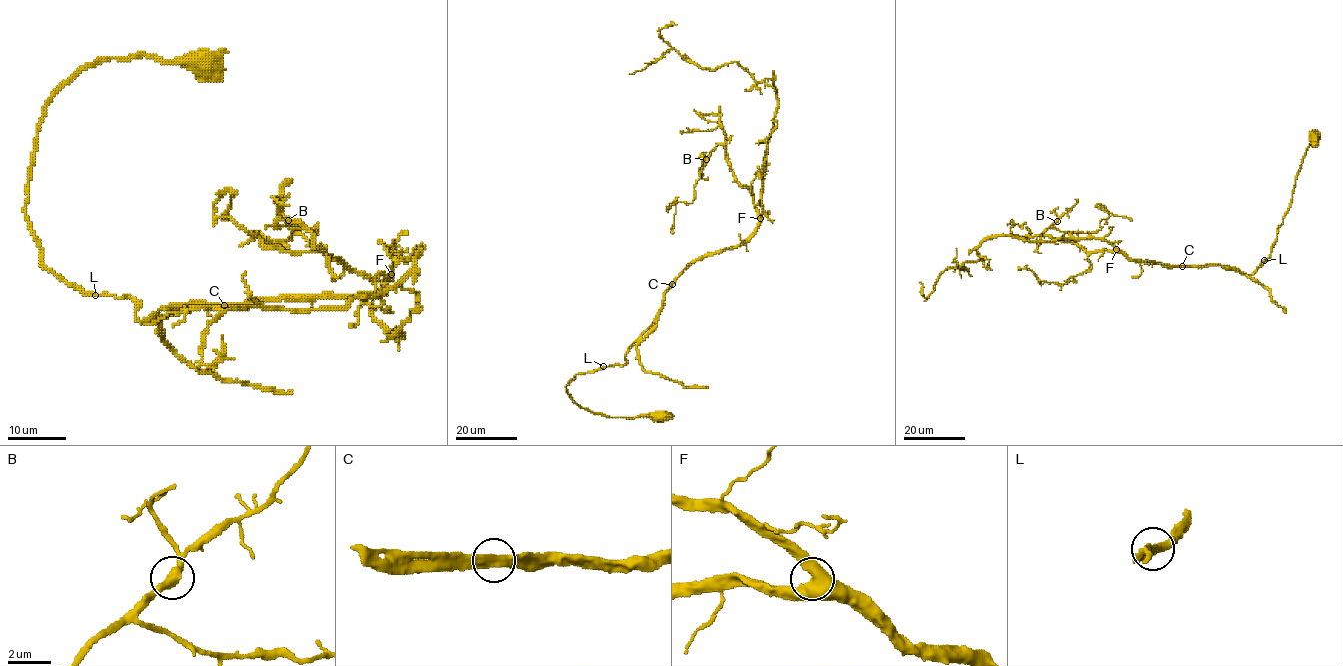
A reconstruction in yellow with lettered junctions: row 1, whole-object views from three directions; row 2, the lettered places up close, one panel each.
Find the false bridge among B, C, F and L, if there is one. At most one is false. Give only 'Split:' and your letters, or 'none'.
Split: none

